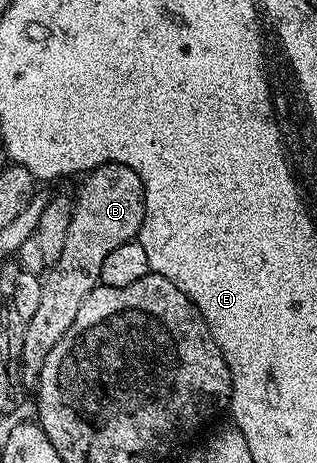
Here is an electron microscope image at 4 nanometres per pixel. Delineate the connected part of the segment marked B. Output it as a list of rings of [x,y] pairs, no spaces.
[[[99,164],[85,178],[85,185],[75,192],[71,226],[63,241],[63,254],[59,254],[56,262],[44,273],[39,306],[30,320],[25,321],[21,351],[21,383],[25,386],[36,385],[47,354],[51,354],[51,350],[55,350],[55,342],[71,330],[71,322],[75,322],[75,314],[79,314],[83,298],[101,284],[101,271],[107,254],[111,254],[115,246],[123,246],[123,242],[138,239],[143,226],[145,191],[139,174],[135,174],[131,166]]]

